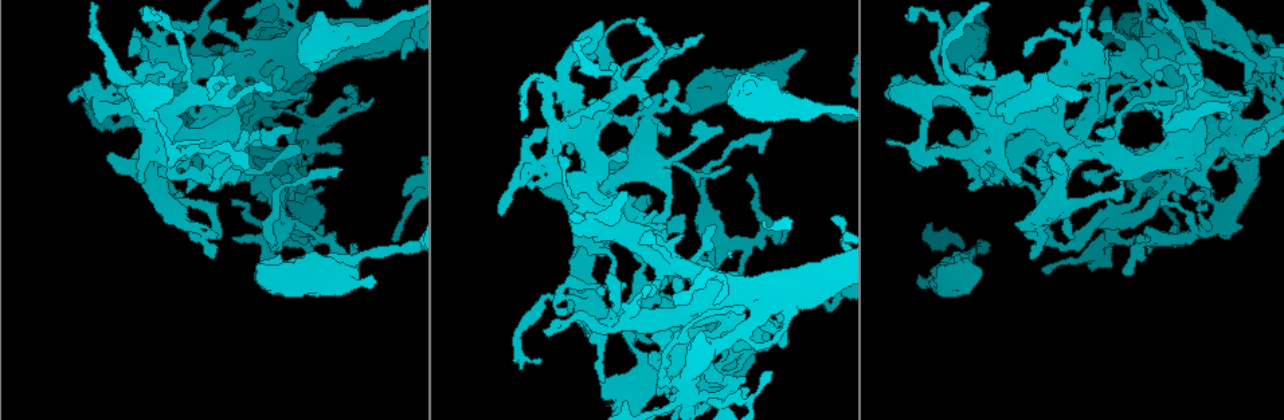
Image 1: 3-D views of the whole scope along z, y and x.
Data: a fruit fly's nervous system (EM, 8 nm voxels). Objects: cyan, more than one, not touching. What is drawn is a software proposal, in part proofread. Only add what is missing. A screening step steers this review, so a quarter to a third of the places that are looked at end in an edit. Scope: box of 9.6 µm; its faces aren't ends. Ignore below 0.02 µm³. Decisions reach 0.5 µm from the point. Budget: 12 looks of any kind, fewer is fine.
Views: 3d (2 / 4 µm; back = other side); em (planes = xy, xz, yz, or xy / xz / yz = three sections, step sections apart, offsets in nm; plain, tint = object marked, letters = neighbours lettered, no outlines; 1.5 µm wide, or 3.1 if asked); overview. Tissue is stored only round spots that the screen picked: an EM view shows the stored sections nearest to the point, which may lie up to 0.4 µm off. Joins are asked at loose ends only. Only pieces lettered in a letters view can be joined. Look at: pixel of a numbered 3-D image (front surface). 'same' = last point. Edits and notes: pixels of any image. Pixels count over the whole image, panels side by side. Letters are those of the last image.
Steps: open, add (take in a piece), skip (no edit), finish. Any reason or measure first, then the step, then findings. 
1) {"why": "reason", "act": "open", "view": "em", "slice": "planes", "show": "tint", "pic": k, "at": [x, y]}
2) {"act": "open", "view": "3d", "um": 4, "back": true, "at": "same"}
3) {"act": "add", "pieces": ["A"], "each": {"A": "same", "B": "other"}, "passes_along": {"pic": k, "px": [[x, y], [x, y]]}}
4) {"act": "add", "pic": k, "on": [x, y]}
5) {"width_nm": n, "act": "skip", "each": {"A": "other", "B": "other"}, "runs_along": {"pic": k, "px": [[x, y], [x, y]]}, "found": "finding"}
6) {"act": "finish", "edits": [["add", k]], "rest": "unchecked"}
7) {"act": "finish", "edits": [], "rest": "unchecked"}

{"why": "an open end", "act": "open", "view": "3d", "um": 2, "back": true, "pic": 1, "at": [374, 280]}

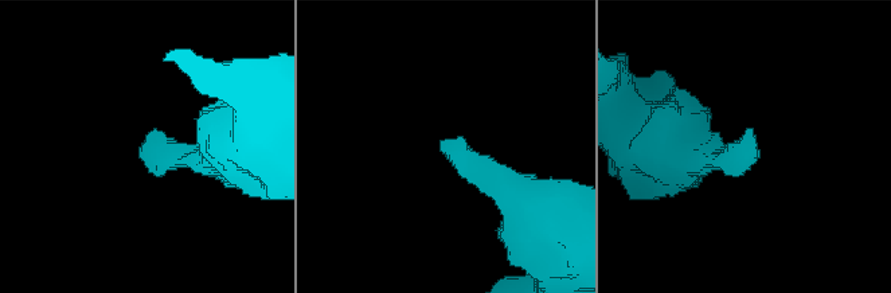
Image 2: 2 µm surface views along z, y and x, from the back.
{"why": "now the EM", "act": "open", "view": "em", "slice": "planes", "show": "letters", "pic": 2, "at": [752, 137]}

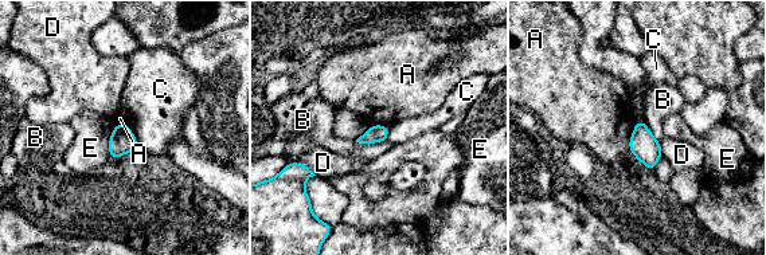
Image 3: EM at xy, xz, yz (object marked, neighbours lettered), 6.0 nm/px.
{"act": "skip", "each": {"A": "other", "B": "other", "C": "other", "D": "other", "E": "other"}, "border": {"pic": 3, "px": [[636, 120], [628, 150]]}, "found": "none of them fits"}

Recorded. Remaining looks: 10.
{"why": "tapers out", "act": "open", "view": "em", "slice": "xz", "step": 4, "show": "tint", "pic": 1, "at": [731, 167]}

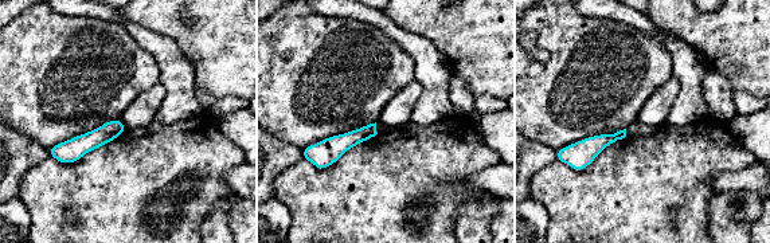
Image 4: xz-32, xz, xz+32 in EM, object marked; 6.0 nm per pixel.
{"why": "cut it another way", "act": "open", "view": "em", "slice": "planes", "show": "letters", "at": "same"}

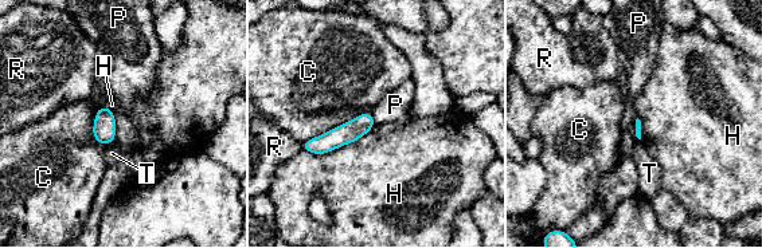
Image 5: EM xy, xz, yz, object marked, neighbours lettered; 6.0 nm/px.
{"act": "skip", "each": {"C": "other", "H": "other", "P": "other", "R": "other", "T": "other"}, "runs_along": {"pic": 5, "px": [[370, 119], [321, 145], [305, 146]]}, "found": "no lettered piece goes on from it"}

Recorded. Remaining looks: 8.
{"why": "thin end", "act": "open", "view": "em", "slice": "xy", "step": 8, "show": "tint", "pic": 1, "at": [648, 101]}

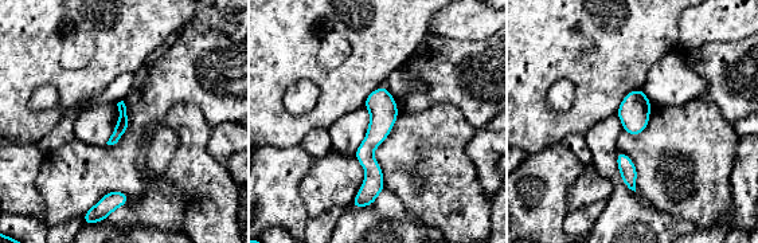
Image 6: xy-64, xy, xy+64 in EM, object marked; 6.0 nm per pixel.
{"act": "open", "view": "em", "slice": "planes", "show": "letters", "at": "same"}

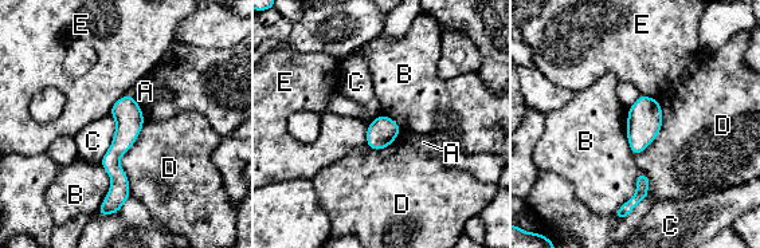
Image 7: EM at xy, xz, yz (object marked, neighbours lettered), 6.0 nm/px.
{"width_nm": 180, "act": "skip", "each": {"A": "other", "B": "other", "C": "other", "D": "other", "E": "other"}, "runs_along": {"pic": 7, "px": [[128, 98], [109, 205]]}, "found": "none of them fits"}

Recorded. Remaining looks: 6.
{"why": "tapers out", "act": "open", "view": "em", "slice": "xz", "step": 4, "show": "tint", "pic": 1, "at": [824, 306]}

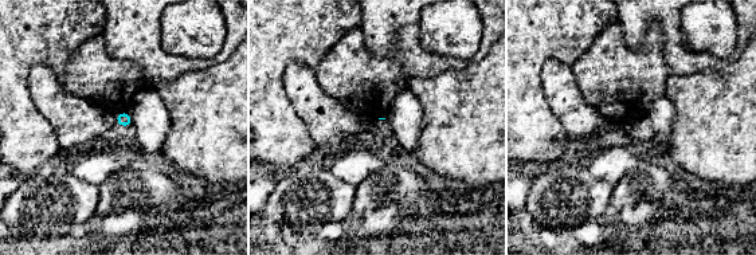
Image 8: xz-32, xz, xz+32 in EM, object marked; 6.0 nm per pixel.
{"why": "cut it another way", "act": "open", "view": "em", "slice": "planes", "show": "letters", "at": "same"}

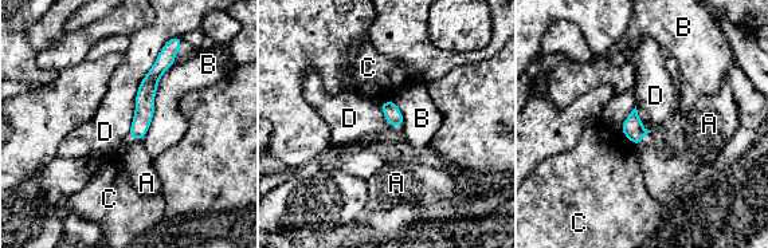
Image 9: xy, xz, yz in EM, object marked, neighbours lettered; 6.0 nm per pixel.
{"width_nm": 100, "act": "skip", "each": {"A": "other", "B": "other", "C": "other", "D": "other"}, "runs_along": {"pic": 9, "px": [[171, 54], [151, 79], [134, 136]]}, "found": "none of them fits"}

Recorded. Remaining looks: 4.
{"why": "an open end", "act": "open", "view": "em", "slice": "planes", "show": "letters", "pic": 1, "at": [321, 189]}

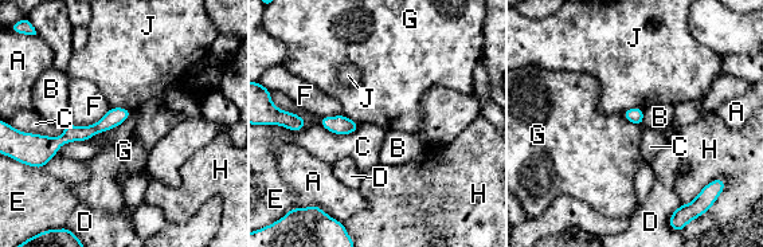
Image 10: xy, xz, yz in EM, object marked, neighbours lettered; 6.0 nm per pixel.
{"act": "add", "pieces": ["C"], "each": {"A": "other", "B": "other", "C": "same", "D": "other", "E": "other", "F": "other", "G": "other", "H": "other", "J": "other"}, "found": "the neuron continues"}

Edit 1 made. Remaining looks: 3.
{"act": "finish", "edits": [["add", 10]], "rest": "unchecked"}

